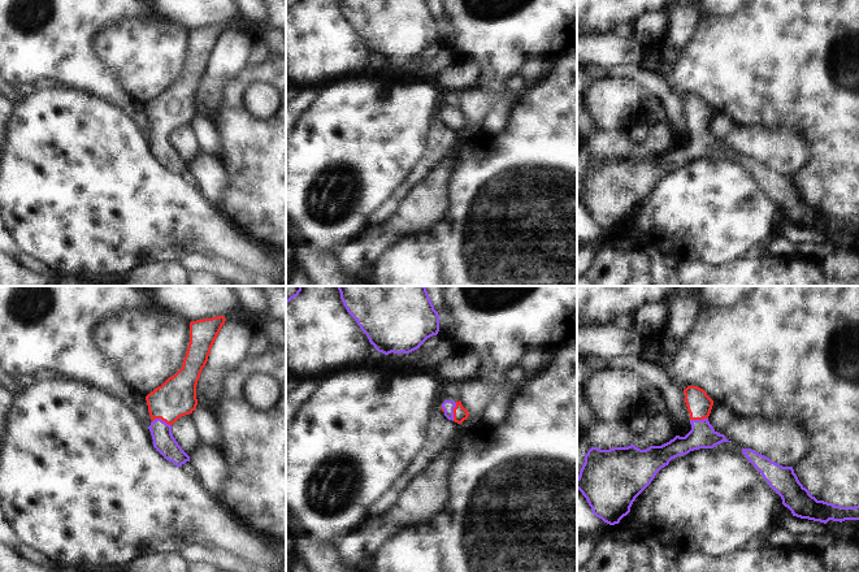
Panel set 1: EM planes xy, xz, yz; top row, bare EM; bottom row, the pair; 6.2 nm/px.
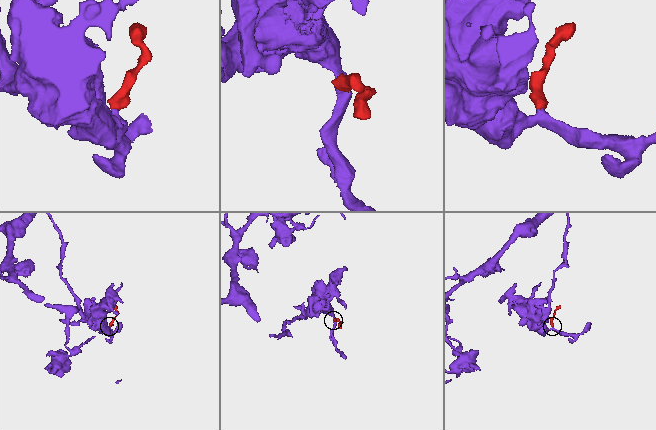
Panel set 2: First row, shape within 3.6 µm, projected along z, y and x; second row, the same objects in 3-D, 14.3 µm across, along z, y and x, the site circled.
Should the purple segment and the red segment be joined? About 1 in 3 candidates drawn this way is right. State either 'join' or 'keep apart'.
join

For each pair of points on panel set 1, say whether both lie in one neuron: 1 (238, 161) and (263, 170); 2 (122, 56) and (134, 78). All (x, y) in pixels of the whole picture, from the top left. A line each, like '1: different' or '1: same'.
1: same
2: same

